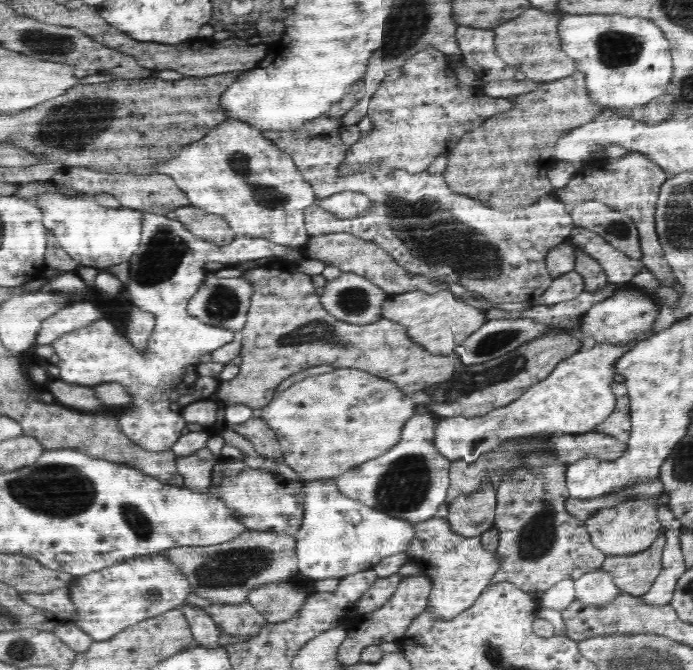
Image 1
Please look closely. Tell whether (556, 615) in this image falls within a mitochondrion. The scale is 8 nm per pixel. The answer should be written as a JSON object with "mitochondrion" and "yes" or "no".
{"mitochondrion":"no"}

